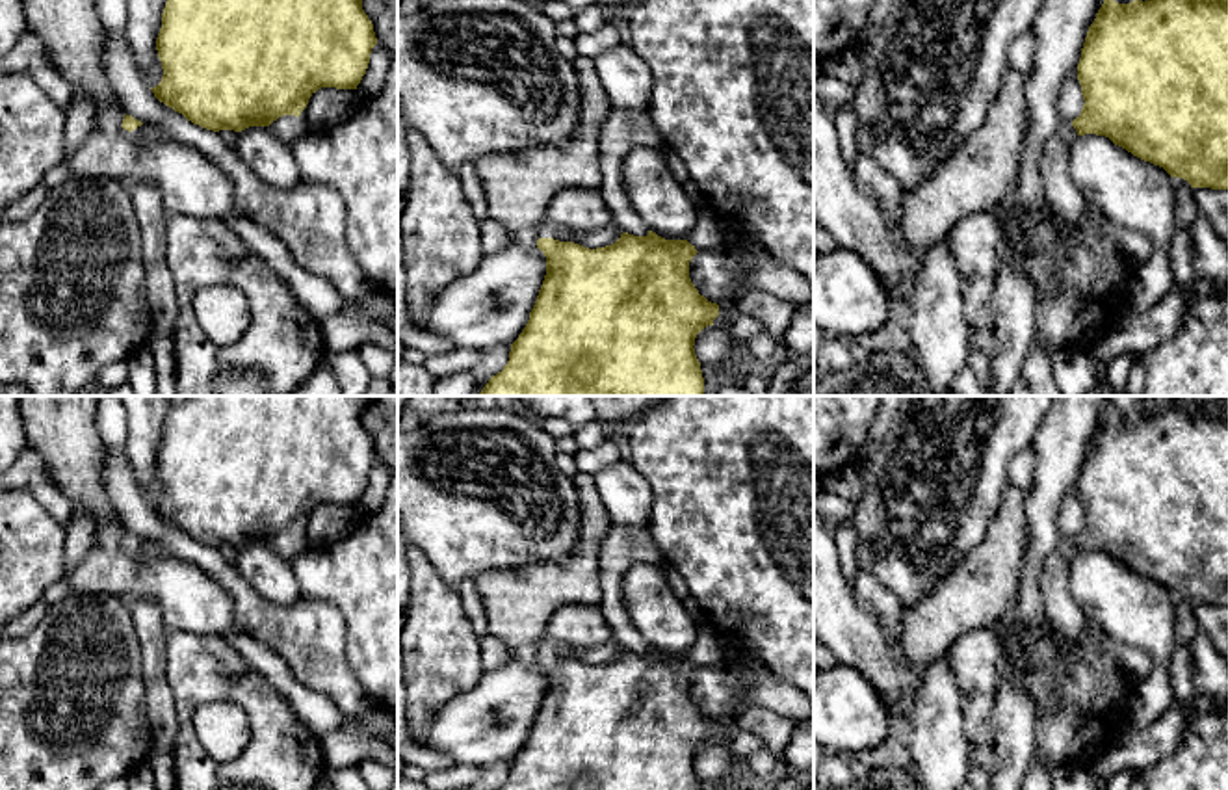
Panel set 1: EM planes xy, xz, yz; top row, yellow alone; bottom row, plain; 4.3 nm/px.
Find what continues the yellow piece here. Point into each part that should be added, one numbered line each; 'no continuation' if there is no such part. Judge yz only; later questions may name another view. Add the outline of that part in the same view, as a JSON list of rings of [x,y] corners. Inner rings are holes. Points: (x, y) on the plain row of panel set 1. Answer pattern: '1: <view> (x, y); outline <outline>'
1: yz (1065, 619); outline [[[1065,539],[1046,558],[1040,587],[1044,597],[1044,621],[1050,634],[1065,649],[1079,645],[1089,630],[1089,623],[1068,591],[1068,567],[1078,554],[1072,539]]]

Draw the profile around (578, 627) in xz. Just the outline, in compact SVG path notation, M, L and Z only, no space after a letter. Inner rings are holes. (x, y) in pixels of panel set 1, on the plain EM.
M567 604L548 621L548 636L570 649L589 649L613 641L598 606Z

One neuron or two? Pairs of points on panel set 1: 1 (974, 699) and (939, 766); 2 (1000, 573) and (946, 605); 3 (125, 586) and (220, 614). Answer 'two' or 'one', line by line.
1: two
2: one
3: one

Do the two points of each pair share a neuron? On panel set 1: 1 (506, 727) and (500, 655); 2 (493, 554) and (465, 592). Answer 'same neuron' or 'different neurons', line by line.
1: different neurons
2: different neurons

